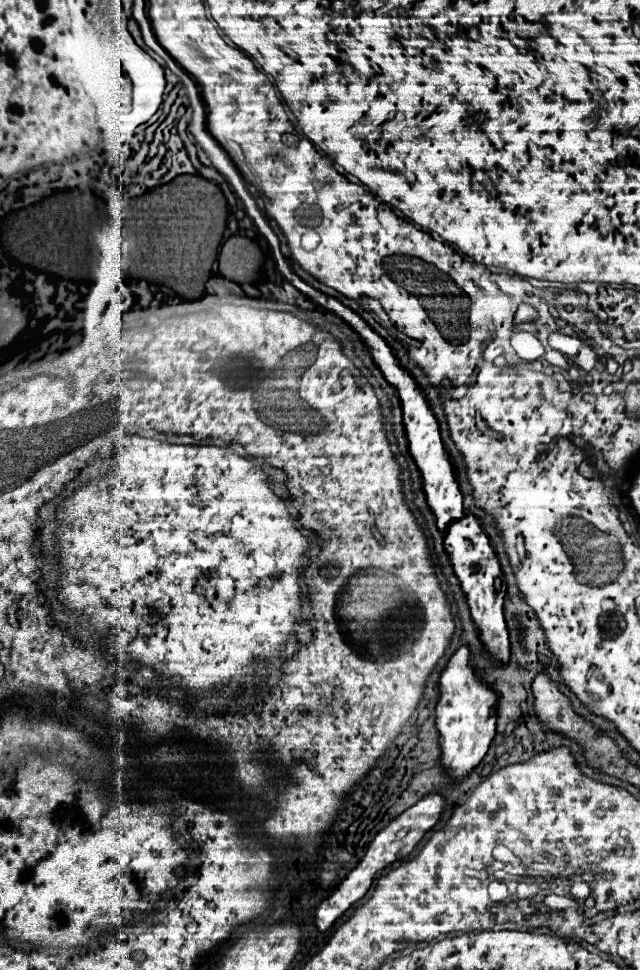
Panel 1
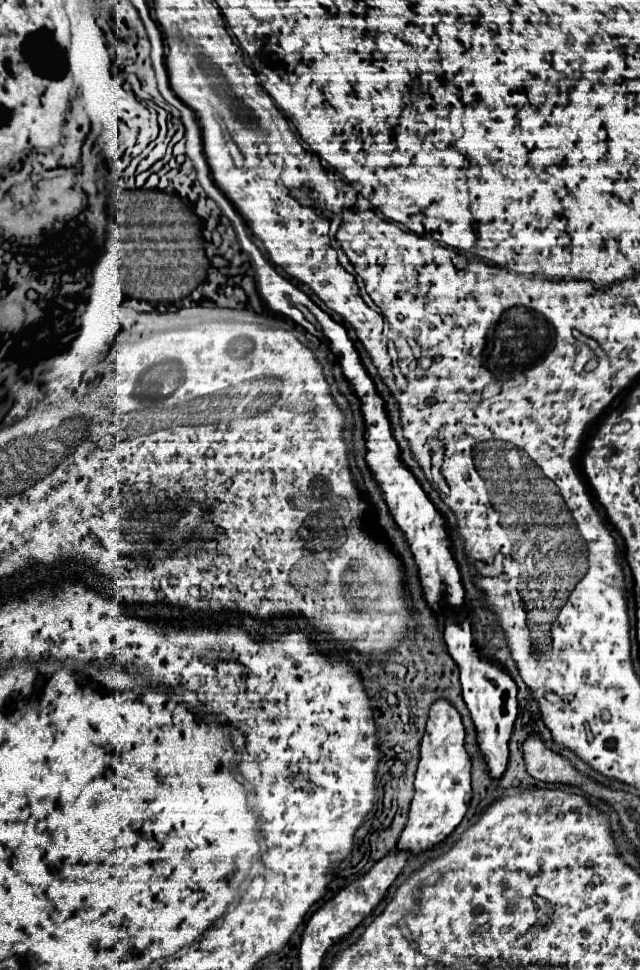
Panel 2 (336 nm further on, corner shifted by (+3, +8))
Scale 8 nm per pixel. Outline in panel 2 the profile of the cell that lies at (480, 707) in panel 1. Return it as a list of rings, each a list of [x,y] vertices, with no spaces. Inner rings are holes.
[[[435,700],[425,736],[421,740],[421,760],[415,774],[415,796],[409,810],[407,826],[397,842],[399,850],[411,850],[415,854],[445,840],[455,826],[463,820],[471,800],[471,758],[465,750],[465,730],[457,708],[451,702]]]

